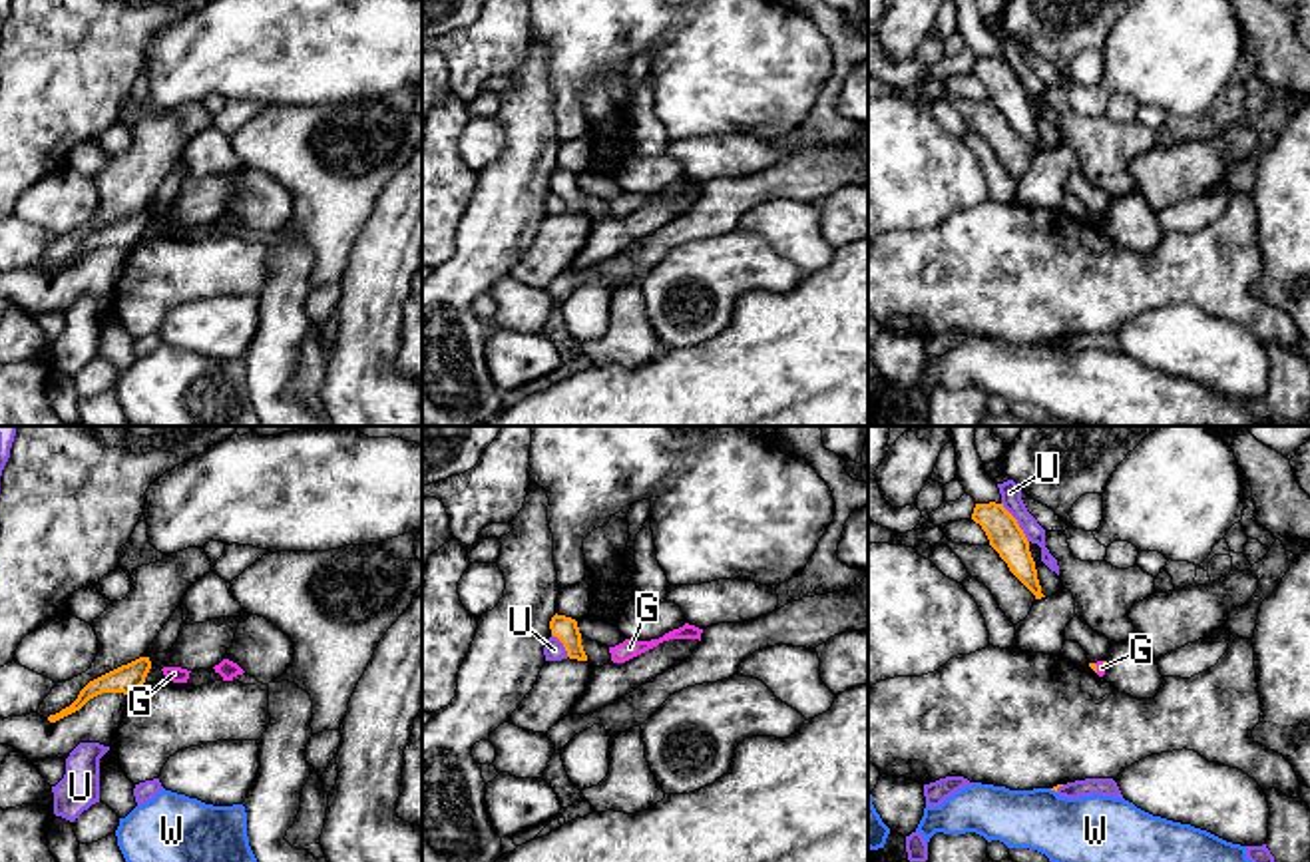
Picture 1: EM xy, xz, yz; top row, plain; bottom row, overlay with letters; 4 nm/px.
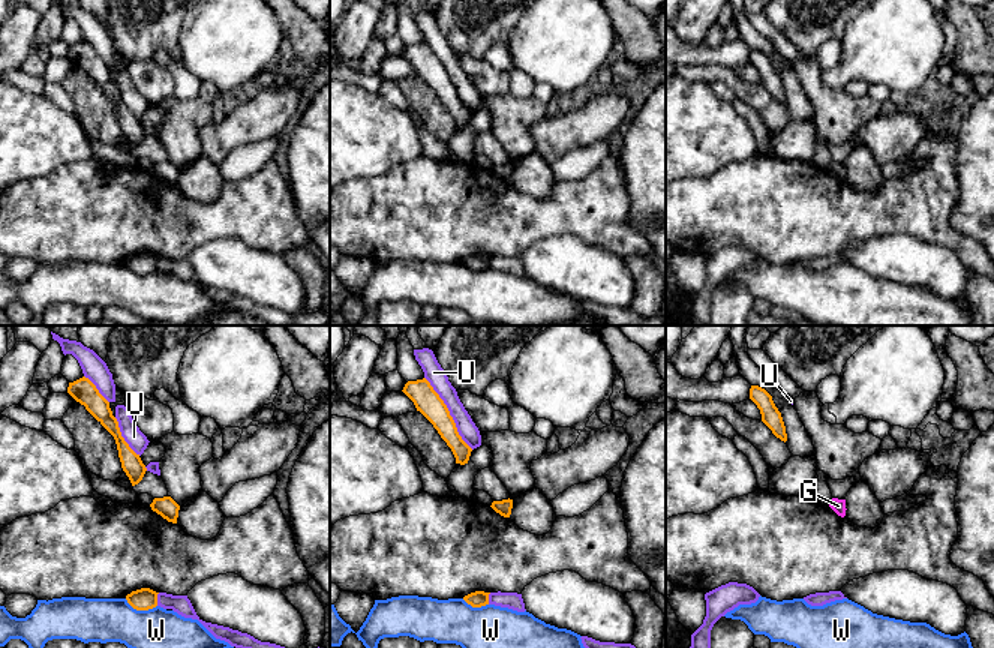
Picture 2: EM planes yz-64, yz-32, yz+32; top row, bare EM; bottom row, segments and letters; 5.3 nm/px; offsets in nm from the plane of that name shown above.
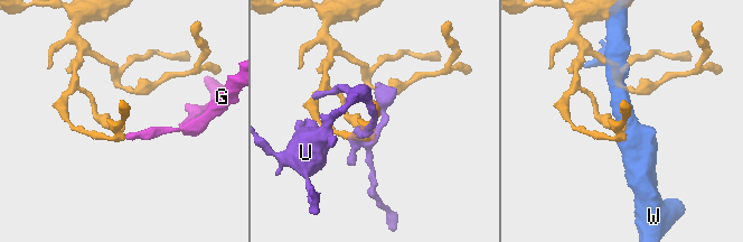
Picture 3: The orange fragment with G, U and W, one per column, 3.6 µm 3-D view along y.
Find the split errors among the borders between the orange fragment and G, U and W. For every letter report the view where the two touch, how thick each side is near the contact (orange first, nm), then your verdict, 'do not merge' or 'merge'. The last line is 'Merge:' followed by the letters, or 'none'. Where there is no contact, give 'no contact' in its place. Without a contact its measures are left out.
G: yz | 20/40 nm | do not merge
U: yz | 140/80 nm | do not merge
W: yz | 20/300 nm | do not merge
Merge: none

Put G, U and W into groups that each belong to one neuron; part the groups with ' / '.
G / U / W

